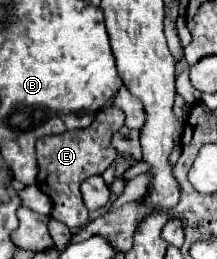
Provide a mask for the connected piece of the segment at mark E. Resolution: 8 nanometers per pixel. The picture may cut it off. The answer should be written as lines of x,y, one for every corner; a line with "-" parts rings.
107,105
95,115
89,127
65,131
59,135
47,135
37,141
37,161
39,161
37,187
53,201
51,215
61,223
65,223
69,229
79,229
89,221
89,211
81,199
79,185
89,175
101,175
109,167
109,163
117,153
111,143
111,137
121,125
123,125
123,113

